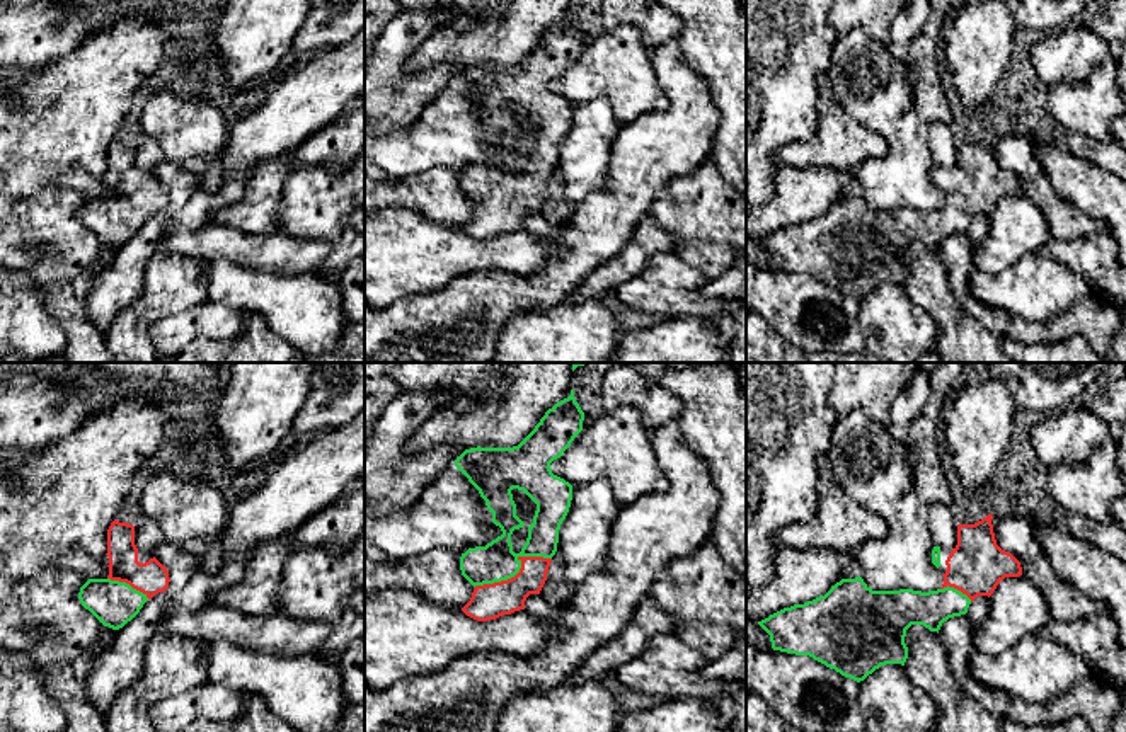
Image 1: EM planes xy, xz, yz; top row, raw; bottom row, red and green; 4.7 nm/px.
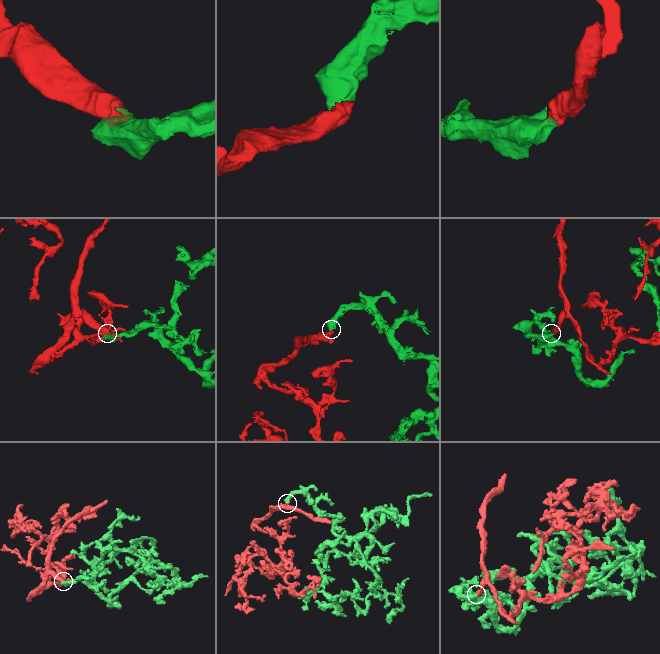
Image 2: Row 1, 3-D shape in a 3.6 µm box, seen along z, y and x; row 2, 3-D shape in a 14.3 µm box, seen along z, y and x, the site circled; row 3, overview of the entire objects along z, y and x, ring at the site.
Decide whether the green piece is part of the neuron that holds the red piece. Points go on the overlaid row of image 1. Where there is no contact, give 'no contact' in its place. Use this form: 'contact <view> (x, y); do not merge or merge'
contact xz (518, 572); merge

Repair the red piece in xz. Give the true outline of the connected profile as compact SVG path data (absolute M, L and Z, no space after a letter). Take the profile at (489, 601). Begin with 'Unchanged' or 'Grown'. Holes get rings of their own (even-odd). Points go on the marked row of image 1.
Grown. M571 390L518 446L477 446L455 460L503 531L485 546L468 548L460 557L462 575L475 587L462 608L467 616L477 621L496 620L525 609L526 598L540 594L572 500L572 485L554 475L550 463L583 431L583 420L584 412ZM513 489L523 490L537 504L520 553L513 552L511 535L525 523L516 516Z

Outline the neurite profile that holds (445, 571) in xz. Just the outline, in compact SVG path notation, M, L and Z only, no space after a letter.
M365 538L365 598L385 591L409 591L446 609L462 609L474 586L462 575L460 557L439 550L395 562Z

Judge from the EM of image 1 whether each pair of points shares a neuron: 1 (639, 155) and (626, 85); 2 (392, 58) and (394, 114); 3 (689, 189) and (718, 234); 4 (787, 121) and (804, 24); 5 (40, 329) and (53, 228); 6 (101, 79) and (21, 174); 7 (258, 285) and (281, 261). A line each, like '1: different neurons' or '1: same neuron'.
1: different neurons
2: same neuron
3: same neuron
4: same neuron
5: different neurons
6: same neuron
7: different neurons

